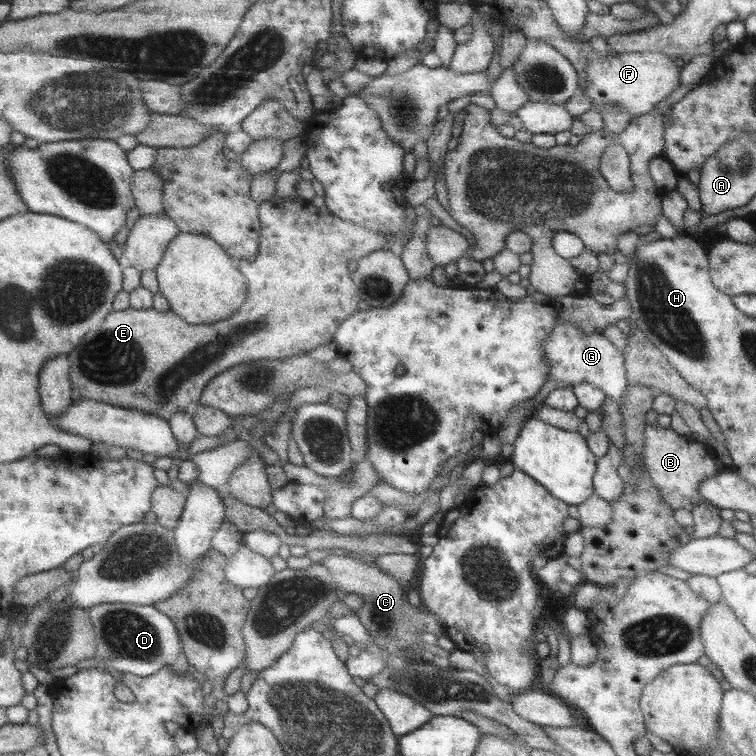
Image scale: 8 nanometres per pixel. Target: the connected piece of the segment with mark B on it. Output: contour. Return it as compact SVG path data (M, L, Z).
M657 423L644 427L644 466L647 469L654 489L660 492L660 497L673 510L685 508L691 510L700 502L708 503L698 493L700 482L712 477L719 469L705 445L690 437L683 437L671 427L660 427Z

